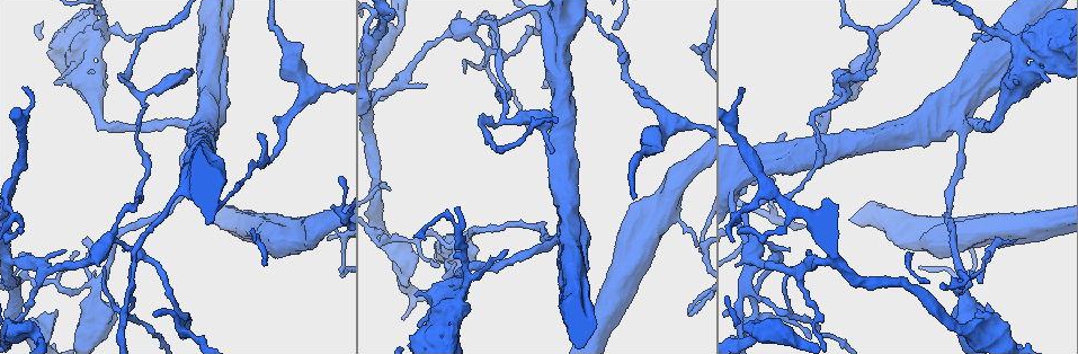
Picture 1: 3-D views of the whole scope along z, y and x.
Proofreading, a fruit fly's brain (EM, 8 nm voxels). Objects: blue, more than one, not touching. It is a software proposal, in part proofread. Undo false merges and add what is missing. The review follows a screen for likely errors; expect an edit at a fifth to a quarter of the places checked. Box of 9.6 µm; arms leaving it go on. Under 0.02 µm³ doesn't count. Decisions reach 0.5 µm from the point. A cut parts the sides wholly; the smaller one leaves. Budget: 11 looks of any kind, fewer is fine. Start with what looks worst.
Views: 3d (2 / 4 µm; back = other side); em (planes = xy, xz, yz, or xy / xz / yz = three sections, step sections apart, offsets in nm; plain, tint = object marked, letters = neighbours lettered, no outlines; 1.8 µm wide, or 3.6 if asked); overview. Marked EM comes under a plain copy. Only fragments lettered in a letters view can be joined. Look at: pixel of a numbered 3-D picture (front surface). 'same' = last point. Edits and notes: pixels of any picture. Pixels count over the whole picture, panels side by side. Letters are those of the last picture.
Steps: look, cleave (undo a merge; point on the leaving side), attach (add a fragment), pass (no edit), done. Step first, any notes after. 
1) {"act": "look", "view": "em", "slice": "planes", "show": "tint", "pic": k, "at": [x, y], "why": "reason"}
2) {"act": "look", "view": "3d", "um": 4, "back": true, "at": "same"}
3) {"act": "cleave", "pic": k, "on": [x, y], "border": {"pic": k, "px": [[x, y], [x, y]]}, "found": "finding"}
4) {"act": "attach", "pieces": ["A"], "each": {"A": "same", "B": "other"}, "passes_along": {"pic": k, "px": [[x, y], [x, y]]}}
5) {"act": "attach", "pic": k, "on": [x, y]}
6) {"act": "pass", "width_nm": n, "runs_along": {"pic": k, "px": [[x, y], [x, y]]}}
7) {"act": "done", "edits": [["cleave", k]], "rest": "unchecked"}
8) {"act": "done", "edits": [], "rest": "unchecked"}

{"act": "look", "view": "em", "um": 3.6, "slice": "xz", "step": 4, "show": "tint", "pic": 1, "at": [1055, 32], "why": "thick turns thin"}

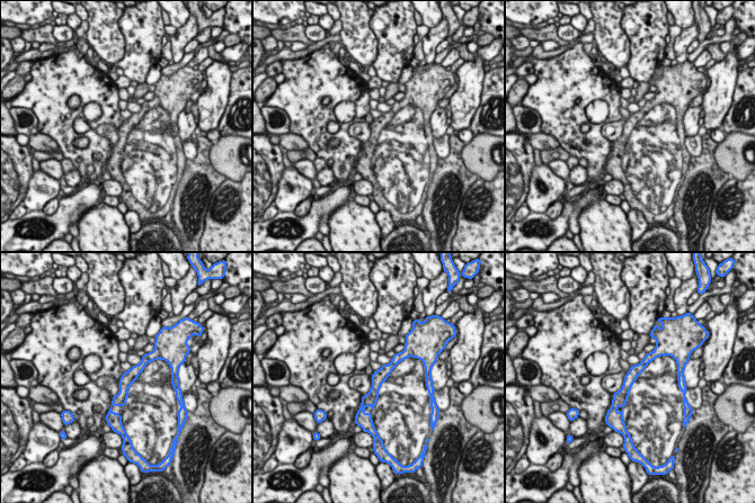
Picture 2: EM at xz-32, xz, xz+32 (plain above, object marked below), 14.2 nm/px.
{"act": "look", "view": "em", "um": 3.6, "slice": "planes", "show": "tint", "at": "same"}

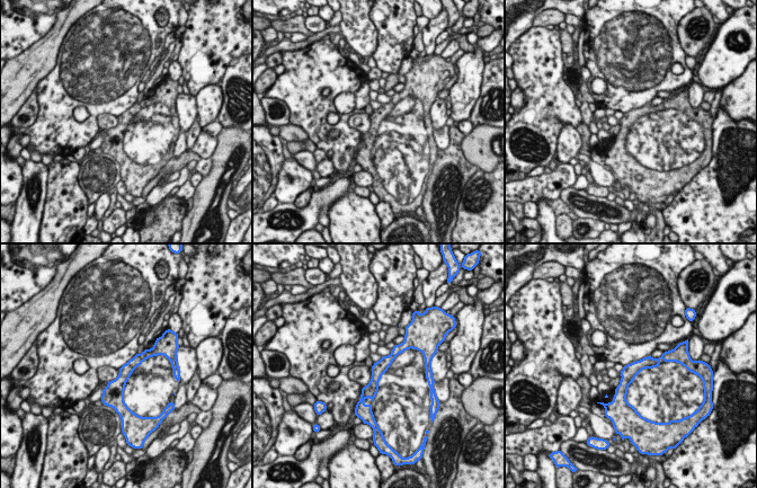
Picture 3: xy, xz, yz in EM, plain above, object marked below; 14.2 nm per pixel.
{"act": "look", "view": "em", "um": 3.6, "slice": "planes", "show": "letters", "at": "same", "why": "what lies round it"}

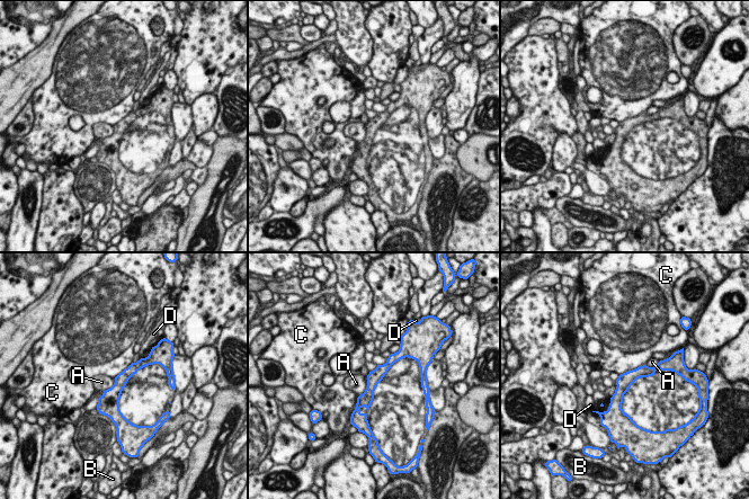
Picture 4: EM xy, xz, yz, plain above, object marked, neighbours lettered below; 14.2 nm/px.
{"act": "pass", "each": {"A": "other", "B": "other", "C": "other", "D": "other"}, "runs_along": {"pic": 4, "px": [[397, 356], [359, 403]]}, "found": "one cell here"}

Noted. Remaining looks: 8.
{"act": "look", "view": "em", "slice": "xz", "step": 16, "show": "letters", "pic": 1, "at": [737, 200], "why": "sharp bend"}

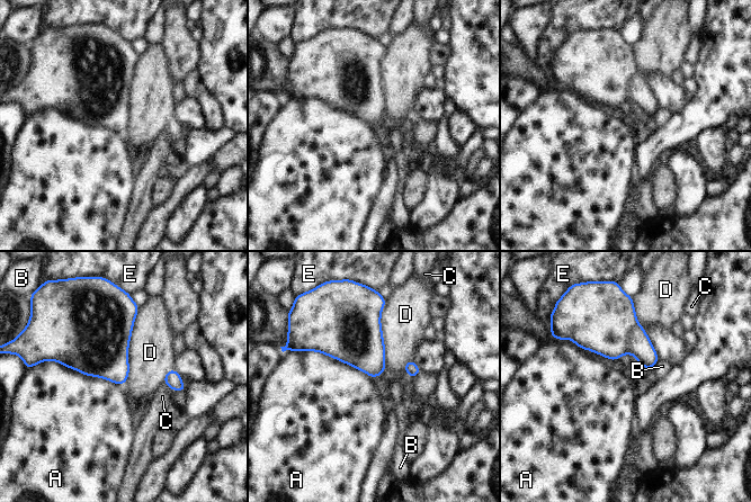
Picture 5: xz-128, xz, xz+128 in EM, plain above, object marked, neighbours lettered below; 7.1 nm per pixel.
{"act": "cleave", "pic": 5, "on": [640, 346], "each": {"A": "other", "B": "other", "C": "other", "D": "other", "E": "other"}, "border": {"pic": 5, "px": [[636, 323], [627, 335], [628, 351]]}, "found": "a second cell is stuck on"}

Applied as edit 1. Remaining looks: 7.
{"act": "done", "edits": [["cleave", 5]], "rest": "unchecked"}

